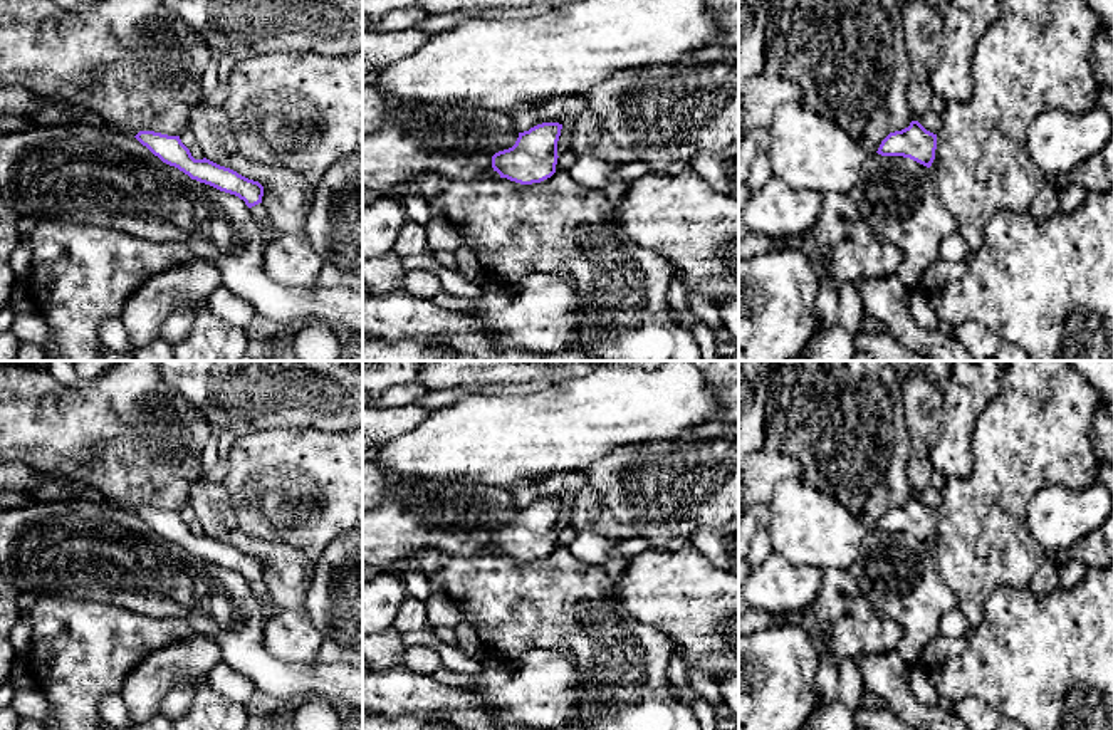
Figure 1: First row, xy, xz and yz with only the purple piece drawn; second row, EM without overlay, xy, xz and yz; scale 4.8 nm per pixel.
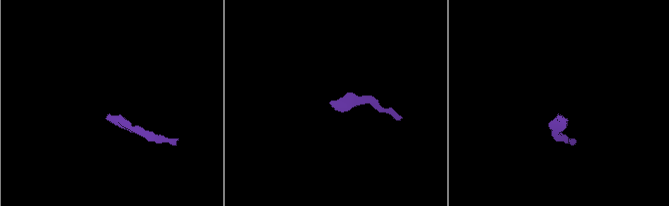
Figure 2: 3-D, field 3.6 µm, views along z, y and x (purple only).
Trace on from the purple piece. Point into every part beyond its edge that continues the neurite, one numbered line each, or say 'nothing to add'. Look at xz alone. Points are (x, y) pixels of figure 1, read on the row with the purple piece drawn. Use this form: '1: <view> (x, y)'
nothing to add

